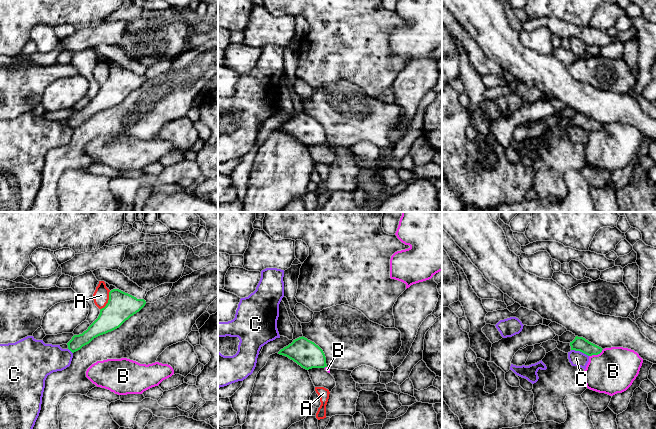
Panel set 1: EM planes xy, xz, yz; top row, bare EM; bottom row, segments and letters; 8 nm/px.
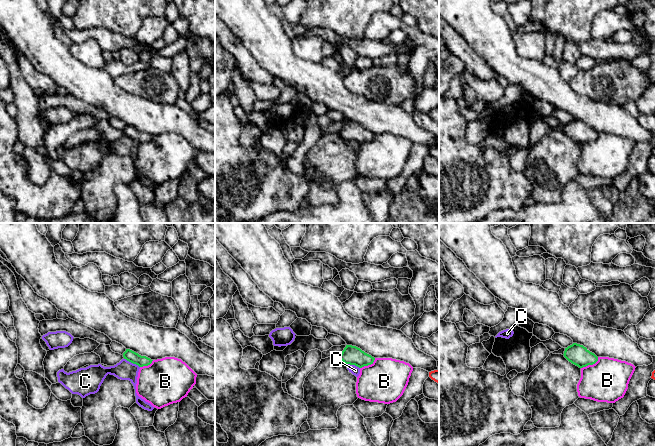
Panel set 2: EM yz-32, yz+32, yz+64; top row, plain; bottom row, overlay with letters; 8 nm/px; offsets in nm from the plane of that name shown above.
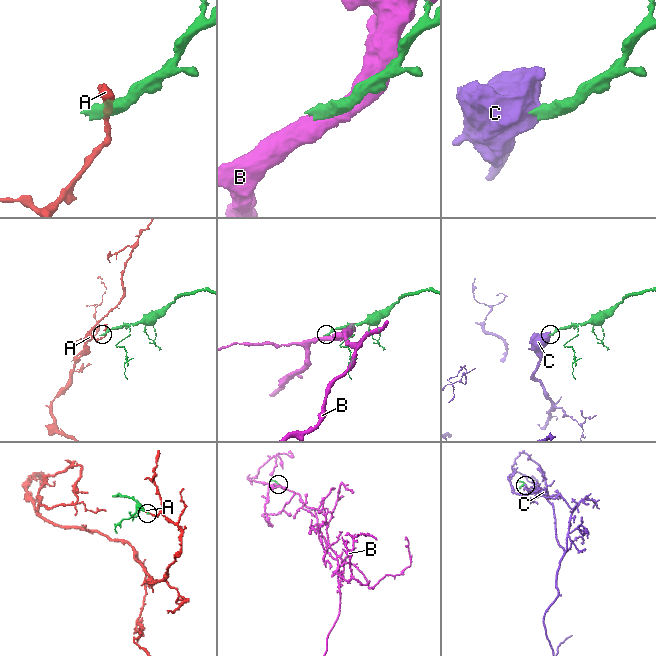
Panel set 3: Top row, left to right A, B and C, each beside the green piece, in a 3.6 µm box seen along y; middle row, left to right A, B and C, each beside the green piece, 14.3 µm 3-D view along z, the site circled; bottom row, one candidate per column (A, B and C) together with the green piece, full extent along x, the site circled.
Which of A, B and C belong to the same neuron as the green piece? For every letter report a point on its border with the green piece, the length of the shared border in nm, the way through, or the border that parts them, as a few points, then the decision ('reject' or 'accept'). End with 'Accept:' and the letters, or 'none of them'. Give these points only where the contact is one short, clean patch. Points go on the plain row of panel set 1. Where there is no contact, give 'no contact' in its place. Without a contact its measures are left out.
A: contact xy (108, 77); length 170 nm; border xy (110, 67), (108, 78), (100, 85); reject
B: contact yz (596, 130); length 130 nm; reject
C: contact yz (580, 127); length 160 nm; border yz (571, 125), (581, 127), (588, 132); reject
Accept: none of them

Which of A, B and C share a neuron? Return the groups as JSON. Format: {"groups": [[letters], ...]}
{"groups": [["A"], ["B"], ["C"]]}

